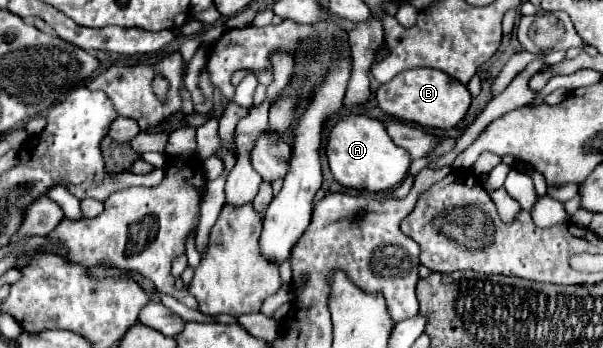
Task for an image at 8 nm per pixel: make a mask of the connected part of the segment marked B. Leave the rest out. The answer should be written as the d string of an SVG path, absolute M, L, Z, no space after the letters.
M415 68L415 70L405 70L397 74L389 84L383 84L377 90L377 102L381 110L385 110L389 116L395 116L399 120L449 130L465 118L471 106L471 92L467 90L465 84L459 84L459 80L447 76L445 72L431 68Z

